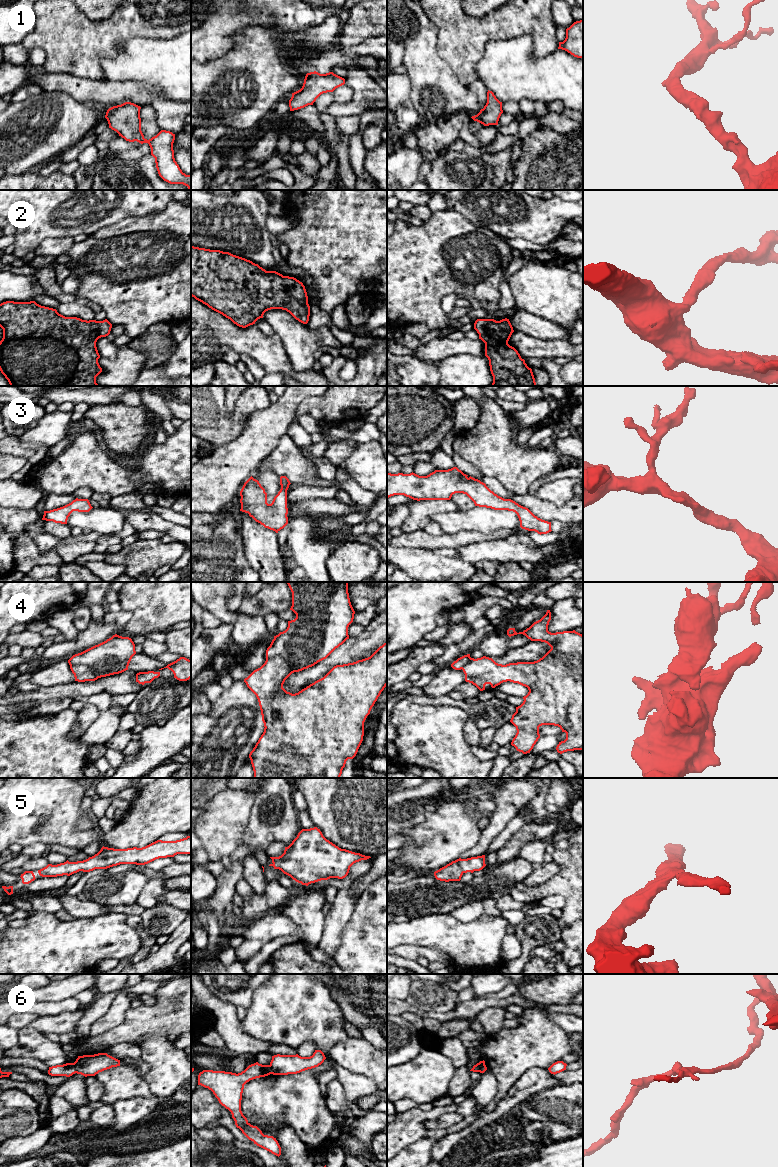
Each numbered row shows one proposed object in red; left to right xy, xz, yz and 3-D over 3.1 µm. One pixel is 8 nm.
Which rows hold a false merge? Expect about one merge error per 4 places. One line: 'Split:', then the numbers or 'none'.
Split: 4, 6

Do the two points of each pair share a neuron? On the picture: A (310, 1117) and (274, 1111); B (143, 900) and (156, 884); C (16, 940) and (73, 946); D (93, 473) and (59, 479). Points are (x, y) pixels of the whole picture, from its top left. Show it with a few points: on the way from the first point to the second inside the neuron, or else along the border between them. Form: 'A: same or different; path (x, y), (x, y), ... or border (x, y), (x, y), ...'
A: same; path (301, 1108), (297, 1104), (283, 1104)
B: same; path (147, 896), (154, 888)
C: same; path (30, 946), (59, 946)
D: same; path (85, 473), (67, 473)

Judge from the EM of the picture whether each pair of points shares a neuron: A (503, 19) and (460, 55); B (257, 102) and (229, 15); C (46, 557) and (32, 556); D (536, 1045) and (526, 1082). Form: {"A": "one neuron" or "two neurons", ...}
{"A": "one neuron", "B": "two neurons", "C": "one neuron", "D": "two neurons"}

